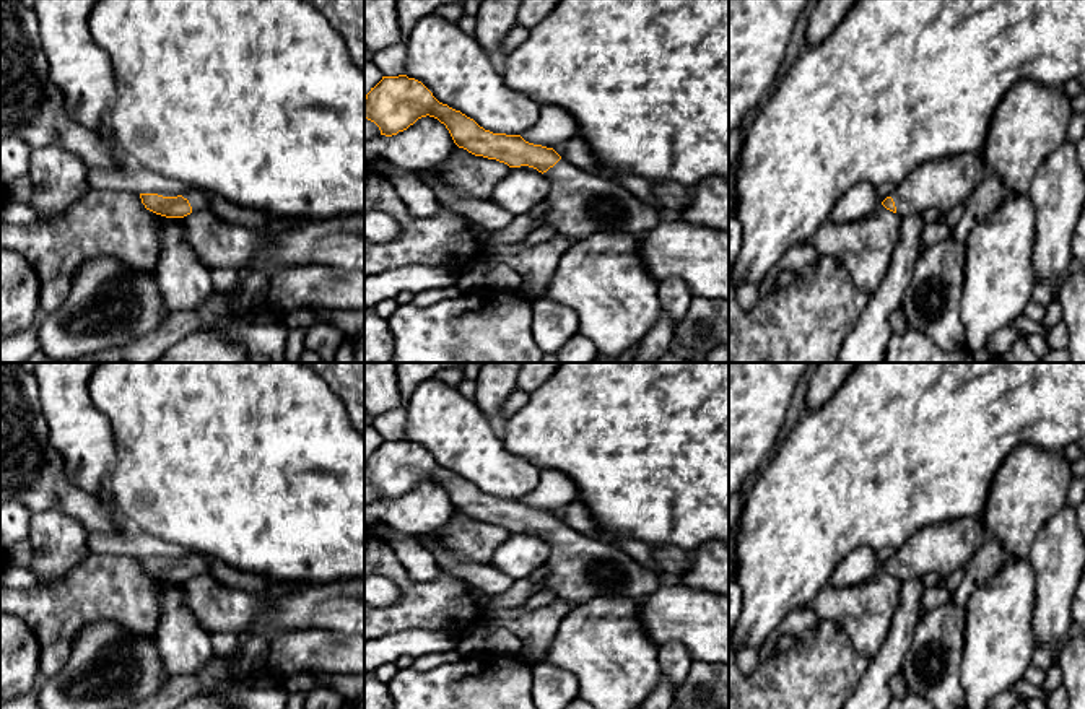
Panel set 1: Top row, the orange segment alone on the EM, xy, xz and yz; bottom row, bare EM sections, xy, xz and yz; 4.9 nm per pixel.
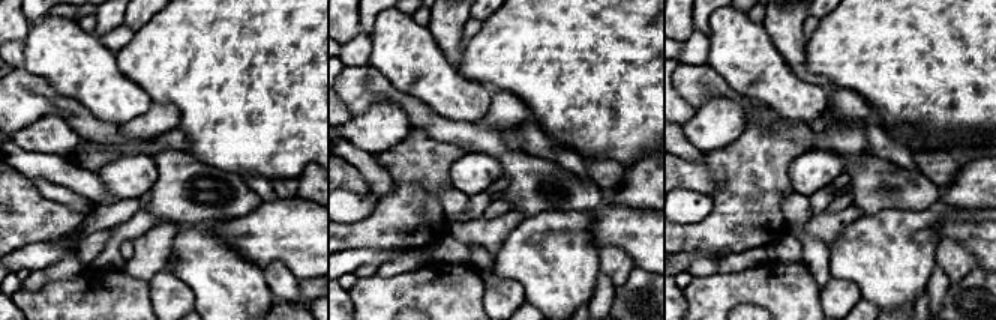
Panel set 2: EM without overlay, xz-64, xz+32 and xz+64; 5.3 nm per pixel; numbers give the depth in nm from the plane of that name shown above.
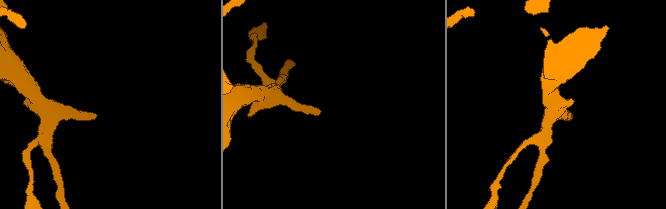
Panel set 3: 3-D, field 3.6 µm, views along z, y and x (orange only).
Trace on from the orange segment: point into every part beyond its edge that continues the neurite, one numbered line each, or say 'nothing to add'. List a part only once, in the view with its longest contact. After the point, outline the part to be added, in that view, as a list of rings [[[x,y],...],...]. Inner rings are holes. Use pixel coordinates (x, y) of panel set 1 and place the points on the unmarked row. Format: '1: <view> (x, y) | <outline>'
1: xy (197, 563) | [[[187,555],[185,558],[182,558],[182,561],[189,564],[189,568],[192,571],[192,577],[195,577],[198,574],[210,574],[208,563],[200,555]]]

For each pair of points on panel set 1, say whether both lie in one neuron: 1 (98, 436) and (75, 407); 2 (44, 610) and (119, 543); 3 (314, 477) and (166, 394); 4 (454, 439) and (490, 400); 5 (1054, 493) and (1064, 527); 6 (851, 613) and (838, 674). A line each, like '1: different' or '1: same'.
1: same
2: different
3: same
4: different
5: different
6: different

